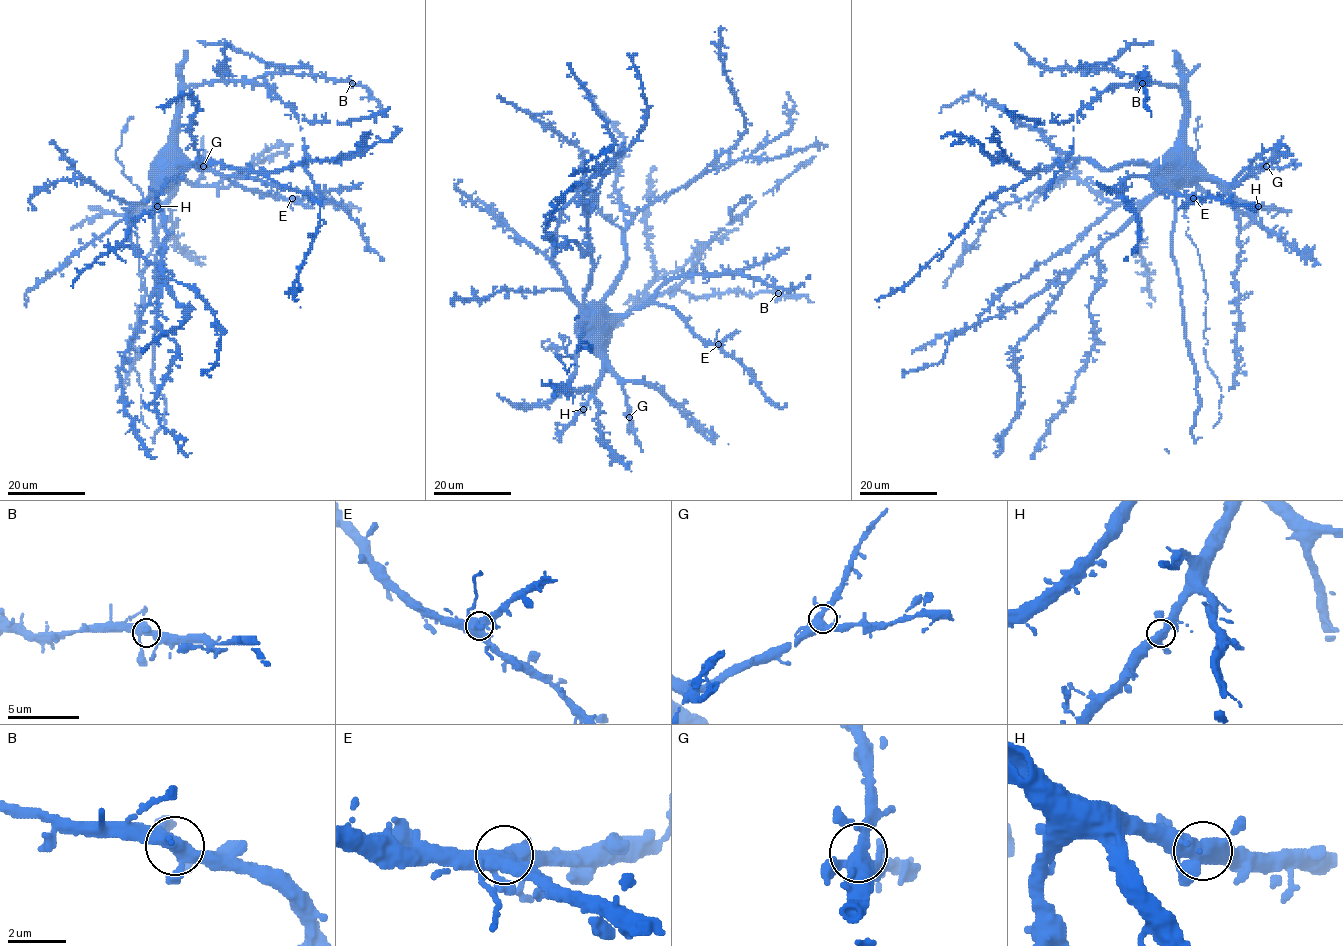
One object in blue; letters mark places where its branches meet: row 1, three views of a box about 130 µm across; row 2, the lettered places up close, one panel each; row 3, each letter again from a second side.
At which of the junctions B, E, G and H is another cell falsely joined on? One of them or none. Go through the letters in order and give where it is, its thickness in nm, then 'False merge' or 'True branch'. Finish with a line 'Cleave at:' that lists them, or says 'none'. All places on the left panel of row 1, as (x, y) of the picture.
B: Place: (352, 83). Thickness 420 nm. True branch
E: Place: (292, 198). Thickness 440 nm. True branch
G: Place: (203, 166). Thickness 400 nm. True branch
H: Place: (157, 206). Thickness 420 nm. True branch
Cleave at: none

